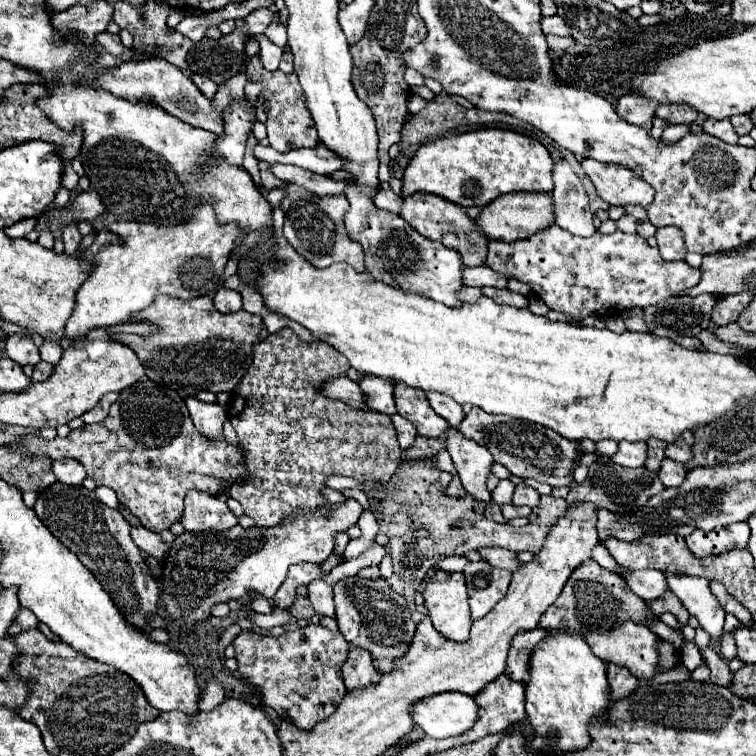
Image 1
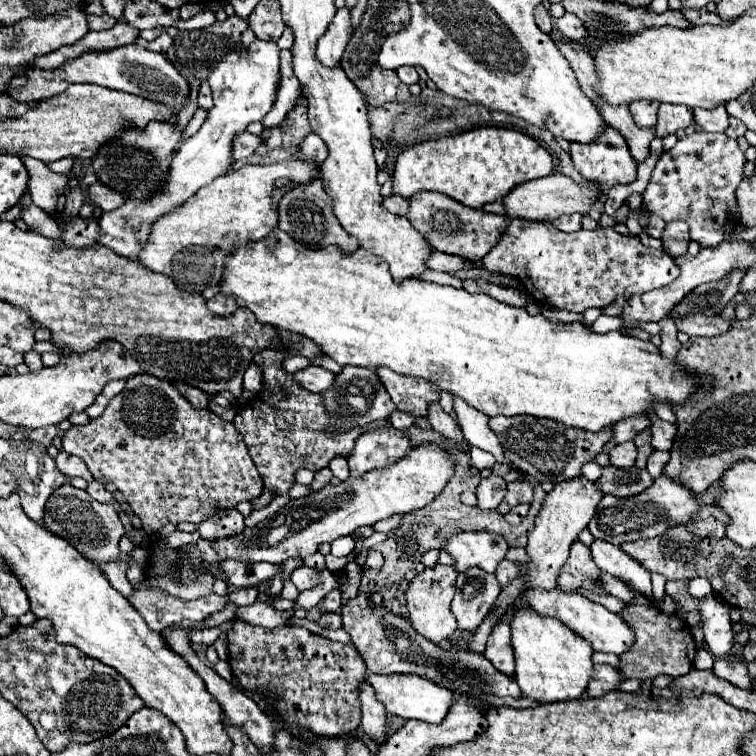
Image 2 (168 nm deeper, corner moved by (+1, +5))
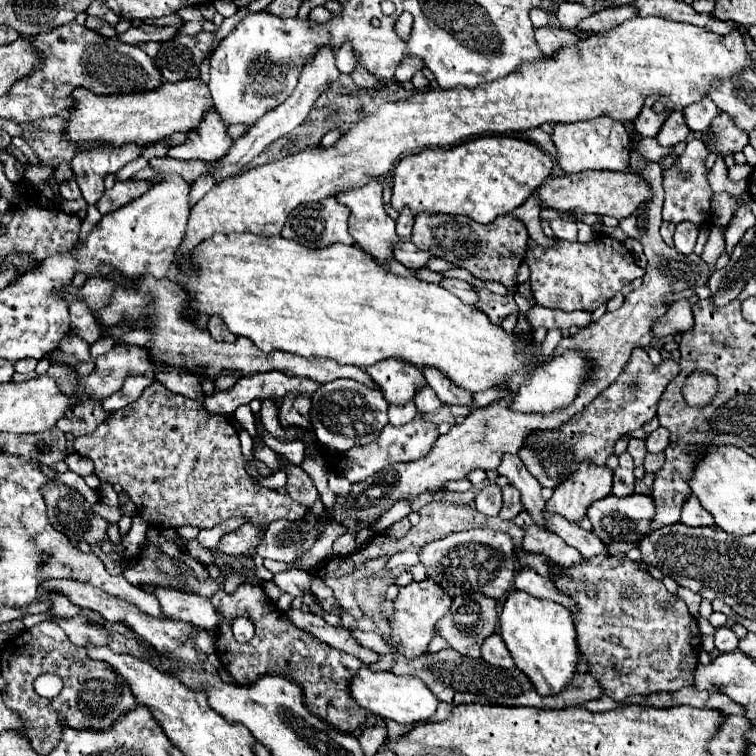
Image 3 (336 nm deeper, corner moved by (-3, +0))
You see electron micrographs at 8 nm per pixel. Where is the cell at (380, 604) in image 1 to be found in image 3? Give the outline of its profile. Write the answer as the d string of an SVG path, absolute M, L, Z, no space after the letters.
M397 647L393 653L393 667L391 671L395 675L413 675L425 681L425 685L439 697L439 701L447 701L453 705L469 705L469 703L481 703L481 705L531 705L539 709L561 709L569 705L577 705L589 699L599 699L603 695L603 687L591 673L577 673L573 679L573 685L565 689L565 693L559 693L557 697L541 697L539 693L533 693L533 685L529 685L529 679L519 671L511 669L505 671L501 667L493 667L483 659L465 657L461 653L455 653L453 649L443 649L439 653L425 651L423 655L409 659L405 657Z

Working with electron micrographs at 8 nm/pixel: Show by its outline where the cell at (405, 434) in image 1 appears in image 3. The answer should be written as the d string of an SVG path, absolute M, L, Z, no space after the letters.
M409 403L405 407L389 405L389 423L395 425L395 427L401 427L401 425L413 421L415 417L417 417L417 407L413 403Z

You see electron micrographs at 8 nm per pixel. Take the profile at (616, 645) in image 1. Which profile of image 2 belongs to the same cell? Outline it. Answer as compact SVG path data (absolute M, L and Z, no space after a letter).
M527 588L523 592L523 598L527 600L529 606L533 606L537 612L545 614L545 616L555 616L559 618L563 624L567 624L573 632L577 632L579 636L583 636L585 640L591 642L593 650L597 652L613 652L613 654L623 654L631 648L633 644L633 630L613 612L609 612L607 608L583 598L581 594L573 594L573 592L561 592L561 588L553 588L553 590L541 590L541 588Z

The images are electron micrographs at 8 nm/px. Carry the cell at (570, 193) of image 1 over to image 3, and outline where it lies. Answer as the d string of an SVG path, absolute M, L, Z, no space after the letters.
M553 219L551 221L551 229L555 233L557 239L565 239L565 241L577 241L577 225L571 219Z

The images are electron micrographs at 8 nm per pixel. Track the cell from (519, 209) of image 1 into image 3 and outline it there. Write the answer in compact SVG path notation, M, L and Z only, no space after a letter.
M585 171L577 175L563 175L563 177L549 177L545 185L535 191L539 205L547 209L555 209L567 217L579 215L609 215L609 217L629 217L637 205L649 201L649 191L645 189L645 181L637 177L637 173L605 173L605 171Z

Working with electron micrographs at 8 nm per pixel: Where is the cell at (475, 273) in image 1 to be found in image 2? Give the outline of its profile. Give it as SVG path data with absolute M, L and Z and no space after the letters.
M433 252L433 256L427 260L427 268L439 270L439 272L455 272L455 270L463 270L463 268L471 268L471 262L453 256L453 254L445 254L445 252Z

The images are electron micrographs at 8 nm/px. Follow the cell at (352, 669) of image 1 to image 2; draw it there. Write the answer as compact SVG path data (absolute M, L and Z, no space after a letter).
M367 682L361 684L359 700L361 700L361 712L363 712L363 718L361 718L363 732L377 746L383 746L385 740L387 740L387 734L385 734L385 718L387 718L387 712L383 708L383 704L379 704L375 700L375 692L373 692L373 688Z

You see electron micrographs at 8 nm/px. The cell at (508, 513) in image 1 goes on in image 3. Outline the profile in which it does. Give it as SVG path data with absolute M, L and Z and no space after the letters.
M521 511L515 519L513 519L519 527L525 529L525 536L522 543L523 550L530 553L544 553L547 561L551 565L561 565L565 569L581 563L581 553L567 545L565 541L561 541L559 535L541 528L531 519L531 515L527 511Z

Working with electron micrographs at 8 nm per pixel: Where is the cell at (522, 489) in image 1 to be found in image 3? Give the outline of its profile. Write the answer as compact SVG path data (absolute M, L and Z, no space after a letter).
M513 485L503 487L503 507L499 511L501 519L515 519L519 513L523 511L523 503L521 503L521 495Z

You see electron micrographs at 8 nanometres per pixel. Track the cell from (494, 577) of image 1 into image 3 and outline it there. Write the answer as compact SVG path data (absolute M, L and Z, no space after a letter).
M469 593L469 595L455 597L449 613L441 619L441 625L439 625L441 637L445 637L451 649L459 651L461 655L481 657L481 645L495 631L495 625L497 625L495 605L497 601L493 597L485 597L483 593Z

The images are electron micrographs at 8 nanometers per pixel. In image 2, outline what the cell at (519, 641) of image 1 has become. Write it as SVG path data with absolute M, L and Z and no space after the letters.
M497 622L495 628L491 630L485 656L499 672L513 676L515 662L513 662L513 648L511 648L511 628L507 622Z

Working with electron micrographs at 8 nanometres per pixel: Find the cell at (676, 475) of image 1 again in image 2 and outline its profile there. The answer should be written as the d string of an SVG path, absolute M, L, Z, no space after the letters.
M655 450L655 452L649 456L649 460L647 460L647 472L649 472L653 478L659 478L663 466L667 464L667 460L669 460L669 452Z

